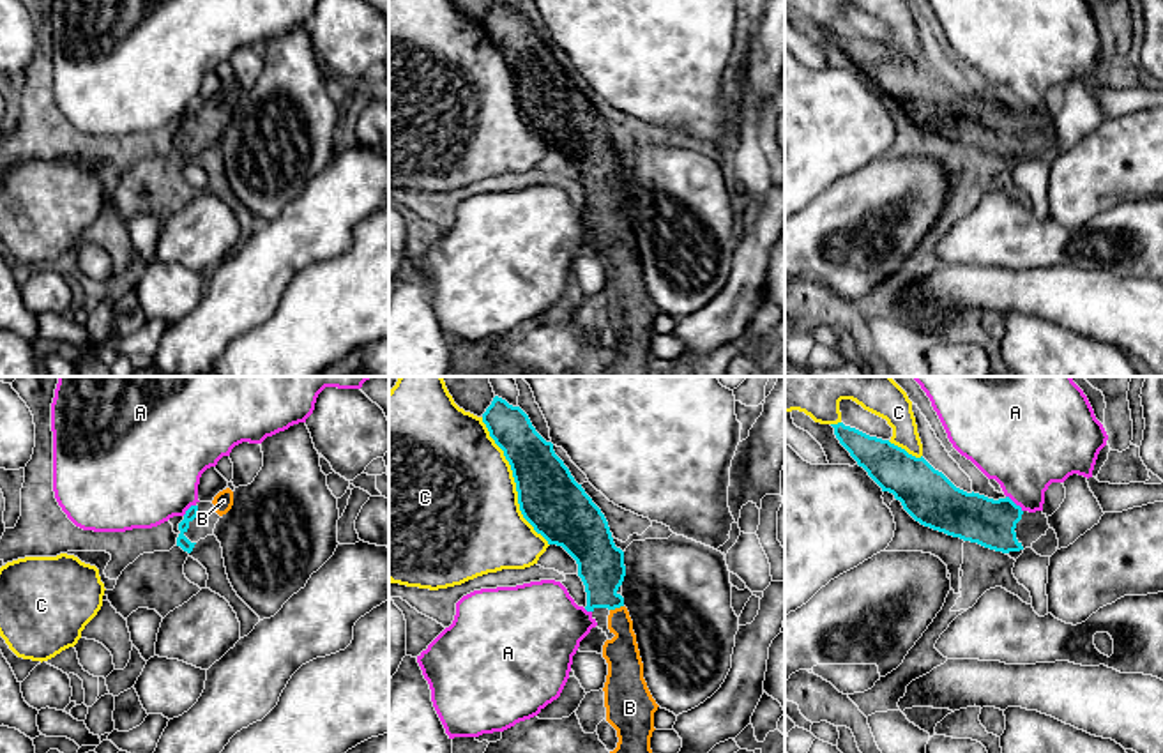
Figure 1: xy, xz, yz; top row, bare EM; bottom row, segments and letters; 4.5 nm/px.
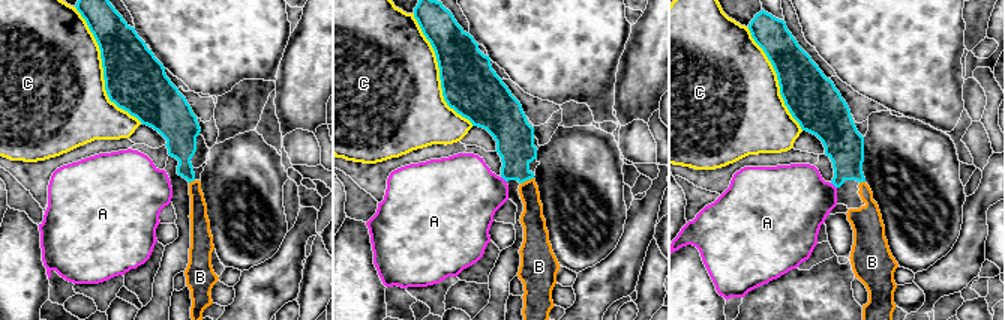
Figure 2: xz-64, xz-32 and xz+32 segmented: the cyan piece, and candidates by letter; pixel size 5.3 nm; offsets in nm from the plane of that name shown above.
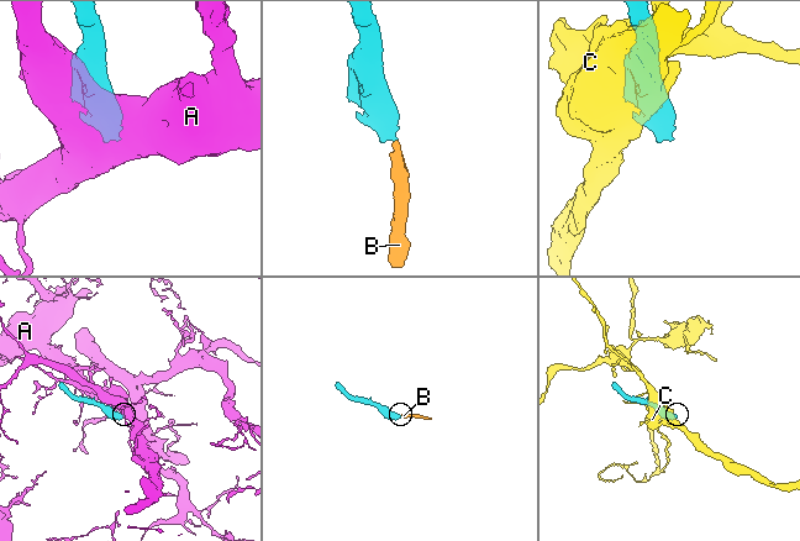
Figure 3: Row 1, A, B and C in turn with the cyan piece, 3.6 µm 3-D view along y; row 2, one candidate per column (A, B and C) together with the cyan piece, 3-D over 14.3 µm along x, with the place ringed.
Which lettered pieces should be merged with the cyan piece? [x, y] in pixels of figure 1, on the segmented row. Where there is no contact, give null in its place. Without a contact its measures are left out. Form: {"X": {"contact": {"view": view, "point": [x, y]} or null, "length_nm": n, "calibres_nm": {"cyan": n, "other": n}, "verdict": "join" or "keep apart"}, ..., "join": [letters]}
{"A": {"contact": {"view": "yz", "point": [1013, 502]}, "length_nm": 110, "calibres_nm": {"cyan": 220, "other": 380}, "verdict": "keep apart"}, "B": {"contact": {"view": "xz", "point": [615, 607]}, "length_nm": 70, "calibres_nm": {"cyan": 220, "other": 160}, "verdict": "join"}, "C": {"contact": {"view": "xz", "point": [515, 481]}, "length_nm": 650, "calibres_nm": {"cyan": 280, "other": 500}, "verdict": "keep apart"}, "join": ["B"]}

